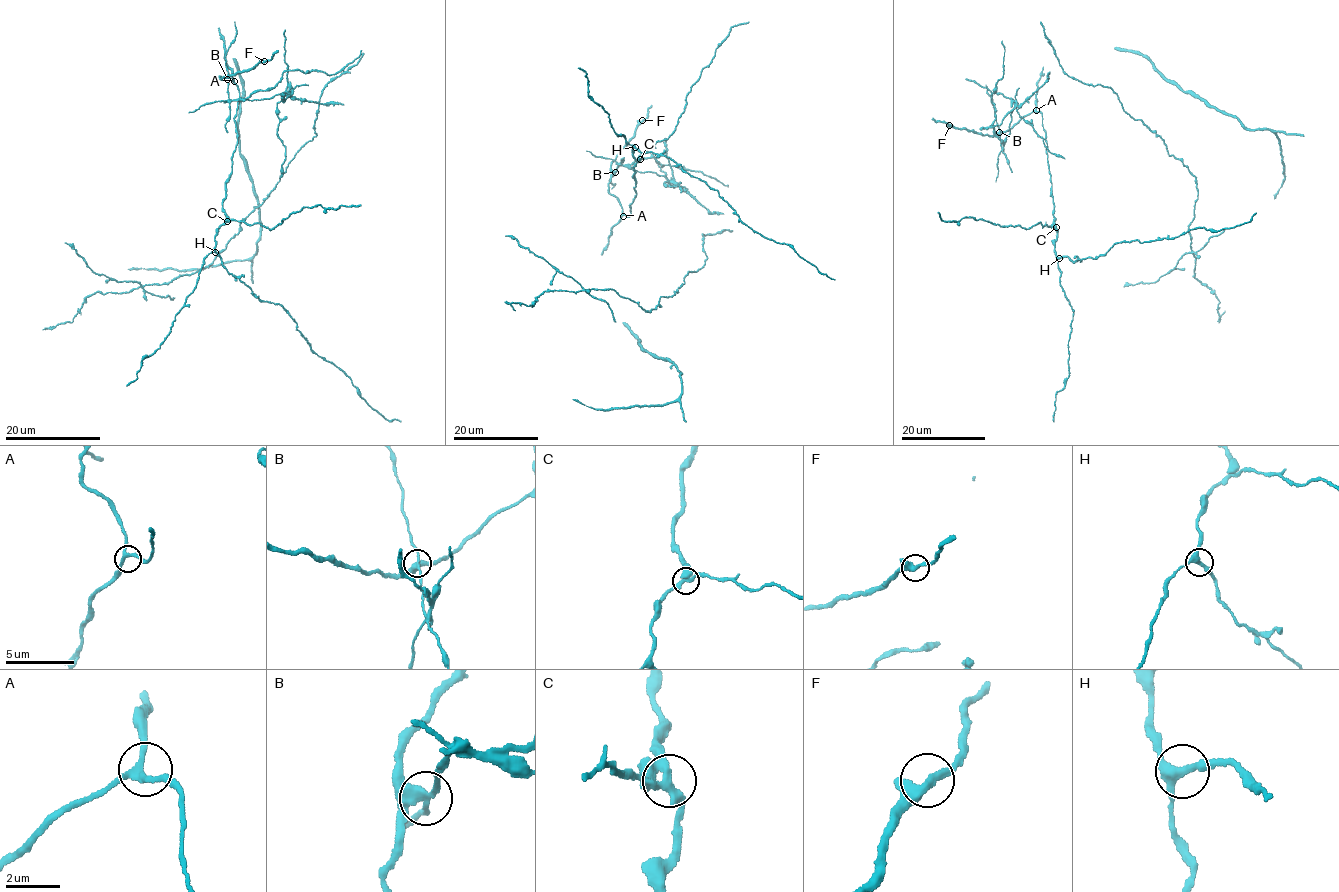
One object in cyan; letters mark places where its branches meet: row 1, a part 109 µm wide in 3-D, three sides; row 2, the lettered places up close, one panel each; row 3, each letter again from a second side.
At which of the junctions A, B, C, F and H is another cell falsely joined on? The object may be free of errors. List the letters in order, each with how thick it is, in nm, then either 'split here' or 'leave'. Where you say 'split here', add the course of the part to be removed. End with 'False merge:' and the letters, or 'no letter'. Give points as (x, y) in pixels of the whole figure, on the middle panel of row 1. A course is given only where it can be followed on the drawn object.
A: 220 nm | leave
B: 280 nm | split here
C: 360 nm | leave
F: 320 nm | leave
H: 300 nm | leave
False merge: B

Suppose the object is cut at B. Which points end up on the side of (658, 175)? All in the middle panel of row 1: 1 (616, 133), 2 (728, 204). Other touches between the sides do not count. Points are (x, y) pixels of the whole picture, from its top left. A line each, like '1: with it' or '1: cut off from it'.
1: cut off from it
2: cut off from it

